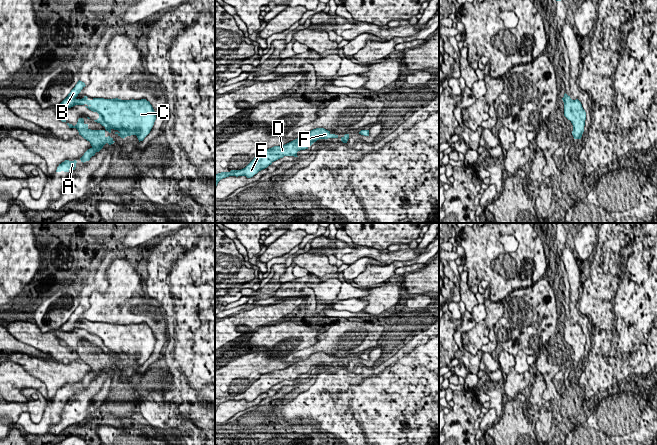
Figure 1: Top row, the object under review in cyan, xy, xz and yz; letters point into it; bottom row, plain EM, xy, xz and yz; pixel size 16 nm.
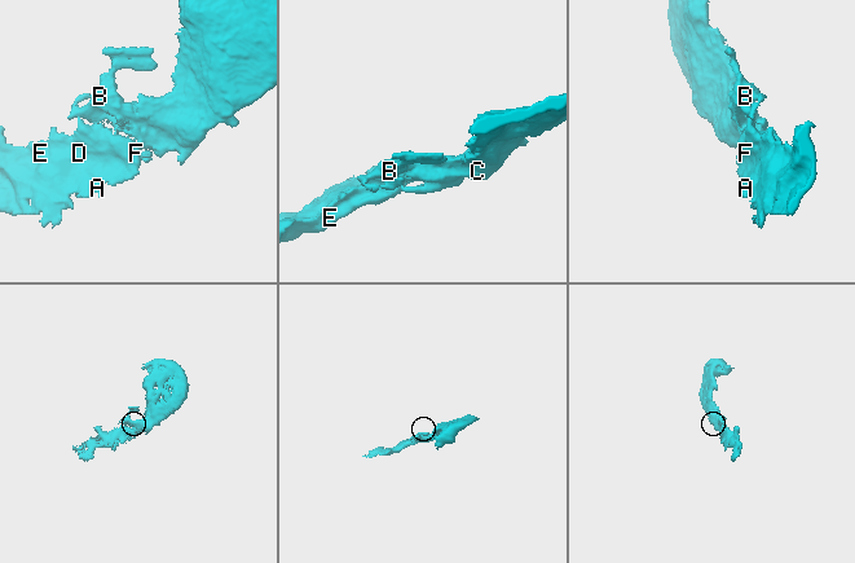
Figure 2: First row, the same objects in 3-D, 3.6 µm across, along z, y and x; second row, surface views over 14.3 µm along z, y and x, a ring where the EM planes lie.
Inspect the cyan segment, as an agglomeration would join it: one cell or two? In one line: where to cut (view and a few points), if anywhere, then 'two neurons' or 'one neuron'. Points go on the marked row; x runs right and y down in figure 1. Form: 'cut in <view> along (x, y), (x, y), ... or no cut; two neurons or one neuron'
no cut; one neuron

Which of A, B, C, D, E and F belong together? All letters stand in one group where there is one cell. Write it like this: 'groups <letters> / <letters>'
groups A B C D E F

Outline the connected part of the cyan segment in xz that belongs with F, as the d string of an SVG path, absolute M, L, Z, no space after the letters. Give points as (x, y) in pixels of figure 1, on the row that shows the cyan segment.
M316 128L311 130L307 135L299 137L283 146L274 146L262 150L245 168L215 174L215 187L221 179L229 176L246 176L247 178L251 178L259 171L267 168L274 161L284 156L298 157L298 151L308 149L309 146L319 139L328 138L338 138L338 135L331 134L330 131L324 128Z

